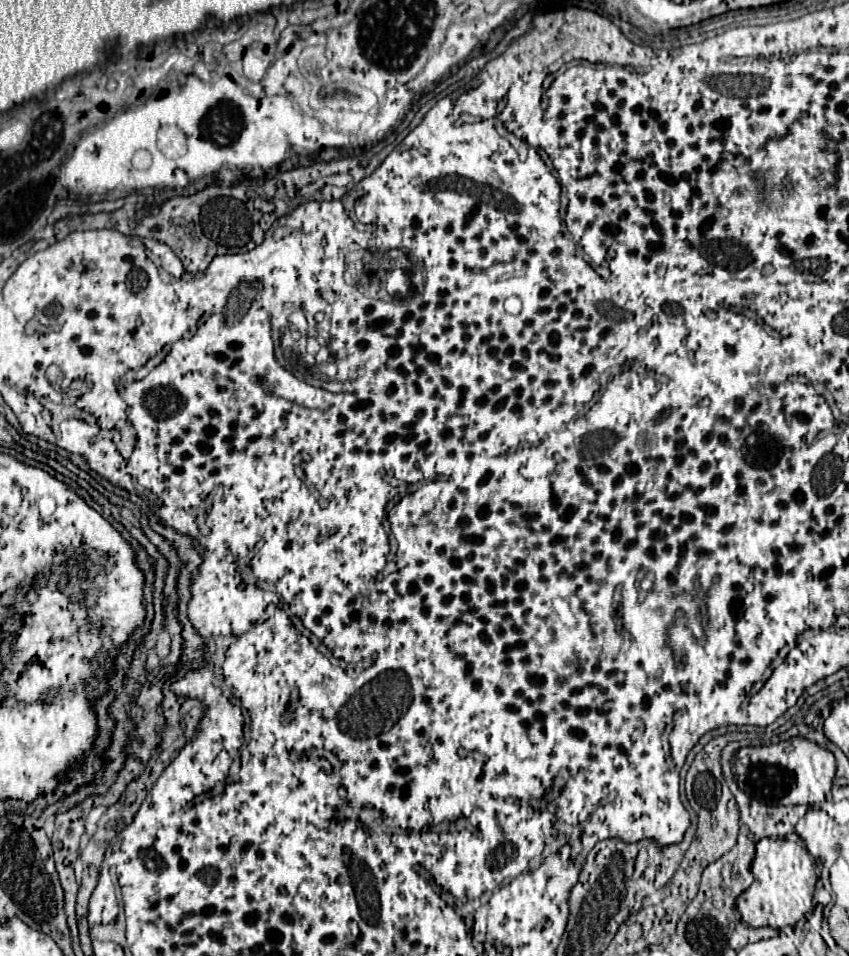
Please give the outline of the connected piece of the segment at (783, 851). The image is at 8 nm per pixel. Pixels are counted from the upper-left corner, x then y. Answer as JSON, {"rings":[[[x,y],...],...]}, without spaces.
{"rings":[[[759,839],[753,859],[755,881],[737,897],[737,911],[741,921],[749,927],[777,927],[795,925],[809,909],[813,909],[813,889],[817,883],[815,865],[801,843],[787,839]]]}

